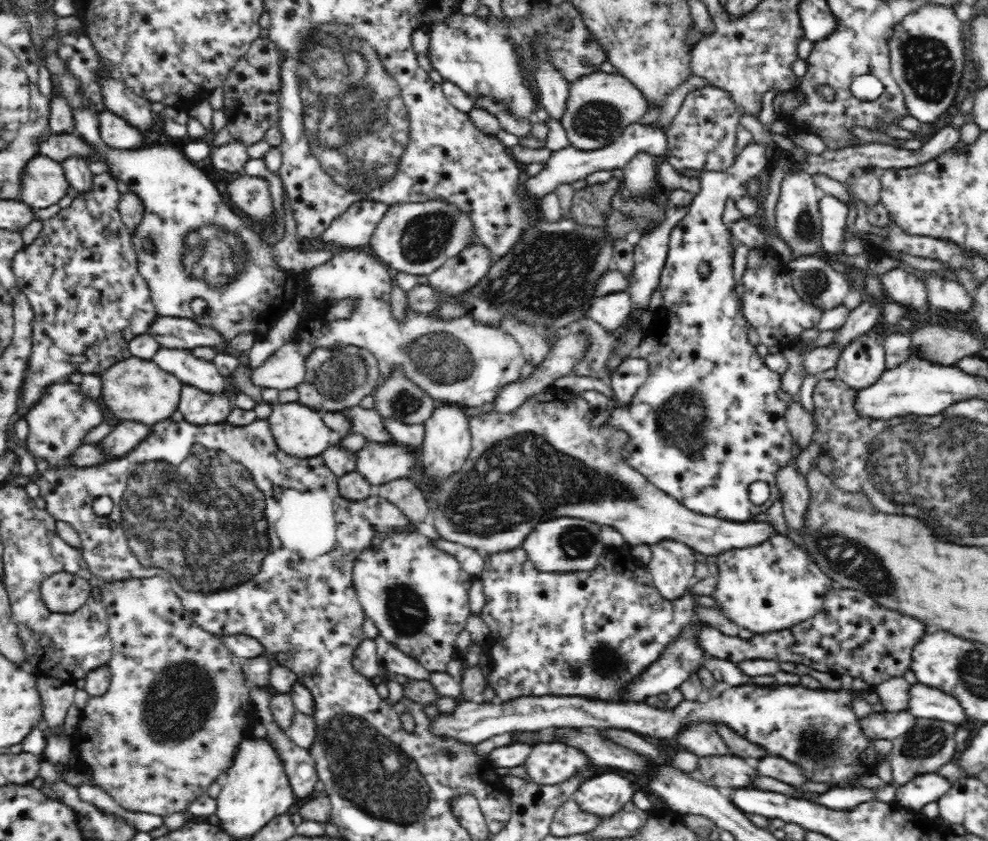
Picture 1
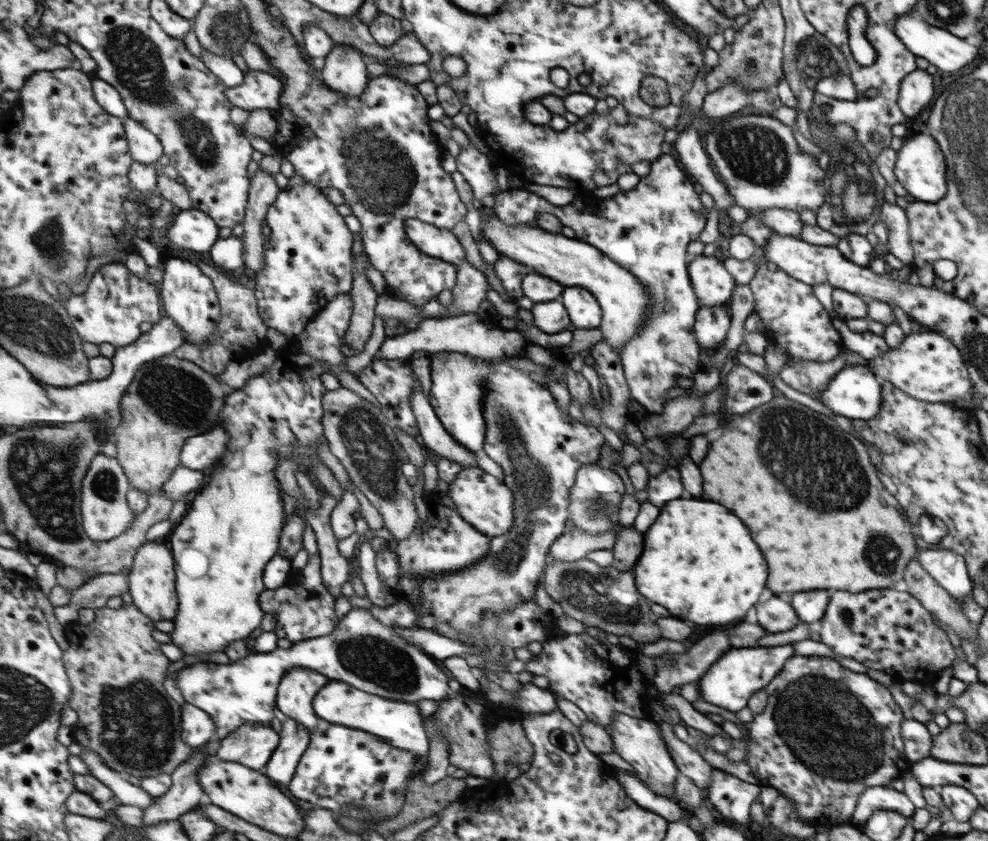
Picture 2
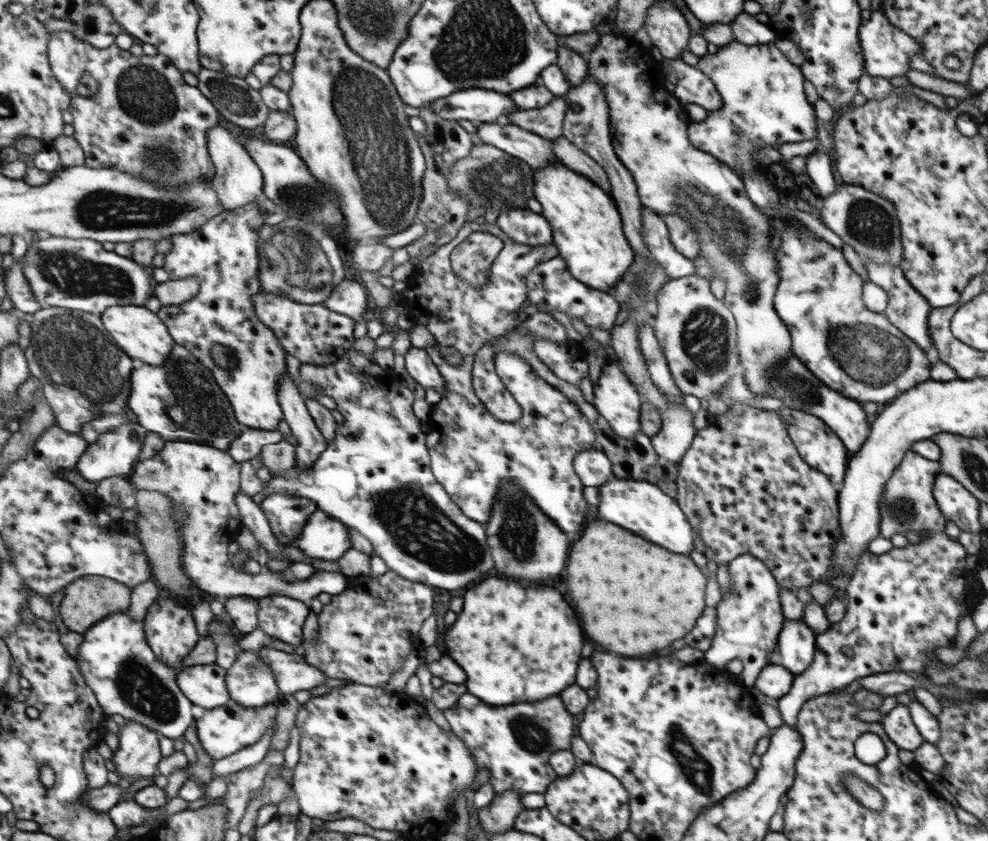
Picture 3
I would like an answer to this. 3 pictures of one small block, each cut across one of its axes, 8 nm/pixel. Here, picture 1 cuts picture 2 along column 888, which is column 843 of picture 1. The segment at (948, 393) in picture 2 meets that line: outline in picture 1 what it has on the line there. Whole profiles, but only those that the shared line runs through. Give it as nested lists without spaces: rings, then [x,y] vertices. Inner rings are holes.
[[[864,334],[842,349],[836,364],[836,378],[847,384],[847,389],[872,386],[886,369],[884,337]]]

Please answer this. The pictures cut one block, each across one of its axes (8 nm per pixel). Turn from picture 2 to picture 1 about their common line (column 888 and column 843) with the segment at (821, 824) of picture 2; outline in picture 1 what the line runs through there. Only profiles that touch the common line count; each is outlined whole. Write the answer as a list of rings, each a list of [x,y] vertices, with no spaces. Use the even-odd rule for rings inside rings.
[[[744,684],[722,687],[721,693],[707,702],[684,699],[673,709],[658,709],[647,703],[632,701],[603,701],[588,697],[520,697],[507,702],[463,701],[453,712],[441,713],[432,719],[436,735],[448,735],[461,742],[478,743],[504,732],[544,732],[552,728],[591,728],[630,730],[650,740],[674,741],[690,724],[723,724],[750,742],[759,744],[766,752],[790,760],[805,770],[812,782],[836,786],[861,786],[862,778],[873,774],[880,762],[876,742],[858,728],[858,718],[850,710],[852,694],[842,690],[812,690],[799,685],[756,686]]]

